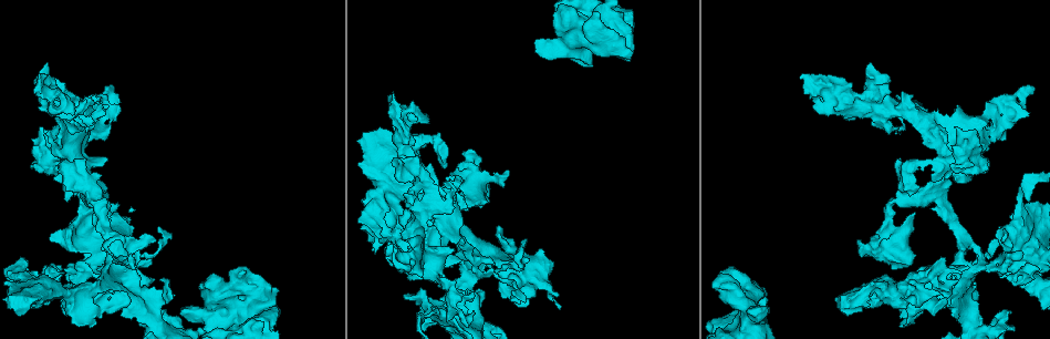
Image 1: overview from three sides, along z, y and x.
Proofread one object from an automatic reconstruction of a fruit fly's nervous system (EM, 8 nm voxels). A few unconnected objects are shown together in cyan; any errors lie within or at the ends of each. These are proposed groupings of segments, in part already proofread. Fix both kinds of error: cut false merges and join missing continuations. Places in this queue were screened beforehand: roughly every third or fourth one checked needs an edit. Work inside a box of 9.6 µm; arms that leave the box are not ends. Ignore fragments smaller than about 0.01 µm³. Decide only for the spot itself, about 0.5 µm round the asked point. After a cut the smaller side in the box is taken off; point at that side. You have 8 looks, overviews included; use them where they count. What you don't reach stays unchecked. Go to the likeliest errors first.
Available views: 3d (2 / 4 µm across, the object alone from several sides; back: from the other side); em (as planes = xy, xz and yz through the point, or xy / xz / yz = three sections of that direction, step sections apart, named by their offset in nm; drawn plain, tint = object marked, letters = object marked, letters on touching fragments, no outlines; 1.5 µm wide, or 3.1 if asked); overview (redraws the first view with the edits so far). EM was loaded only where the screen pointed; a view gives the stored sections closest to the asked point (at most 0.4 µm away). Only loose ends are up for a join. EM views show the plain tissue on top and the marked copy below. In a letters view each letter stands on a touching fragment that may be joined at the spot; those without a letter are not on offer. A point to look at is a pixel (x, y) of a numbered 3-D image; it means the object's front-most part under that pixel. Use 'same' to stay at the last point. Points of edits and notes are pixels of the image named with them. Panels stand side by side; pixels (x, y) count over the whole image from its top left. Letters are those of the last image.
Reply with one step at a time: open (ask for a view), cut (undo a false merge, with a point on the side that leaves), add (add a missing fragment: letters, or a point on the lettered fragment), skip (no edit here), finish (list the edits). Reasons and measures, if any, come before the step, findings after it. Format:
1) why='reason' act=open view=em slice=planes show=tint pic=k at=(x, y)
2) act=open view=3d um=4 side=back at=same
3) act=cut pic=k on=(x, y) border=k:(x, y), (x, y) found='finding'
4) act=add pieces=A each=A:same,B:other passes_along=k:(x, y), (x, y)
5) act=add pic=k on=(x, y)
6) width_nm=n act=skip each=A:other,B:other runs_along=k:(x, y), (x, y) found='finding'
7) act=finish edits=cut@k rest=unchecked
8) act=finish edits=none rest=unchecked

why='stops while still wide' act=open view=3d um=2 pic=1 at=(183, 309)

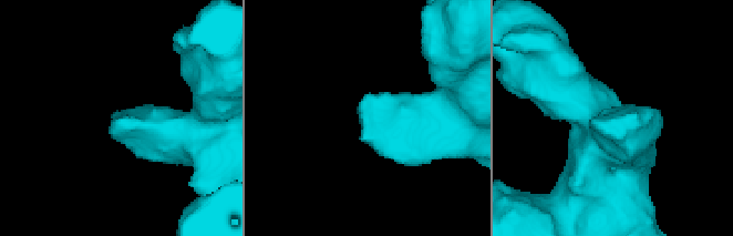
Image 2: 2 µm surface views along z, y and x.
act=open view=em slice=planes show=tint pic=2 at=(593, 123)

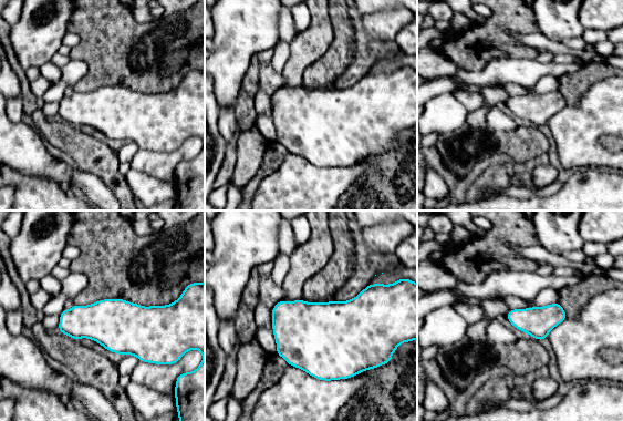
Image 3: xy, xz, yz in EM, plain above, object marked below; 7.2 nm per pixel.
why='see the neighbours' act=open view=em slice=planes show=letters at=same

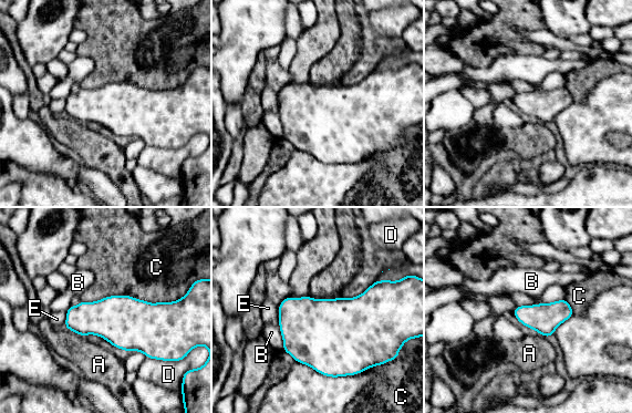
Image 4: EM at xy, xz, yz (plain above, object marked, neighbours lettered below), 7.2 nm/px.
act=skip each=A:other,B:other,C:other,D:other,E:other found='no lettered fragment goes on from it'

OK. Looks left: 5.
why='abrupt turn' act=open view=em slice=yz step=4 show=letters pic=1 at=(468, 273)

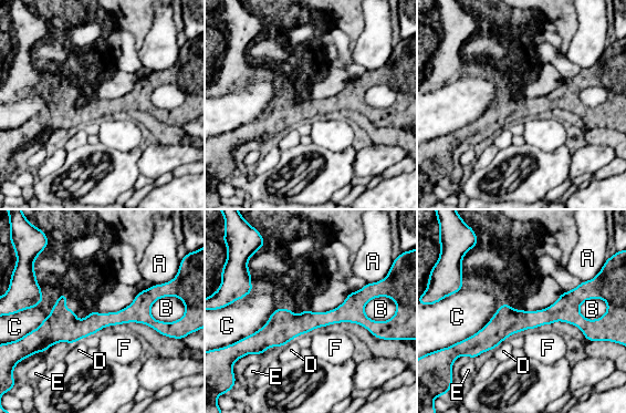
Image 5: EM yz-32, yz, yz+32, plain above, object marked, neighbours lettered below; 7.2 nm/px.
longest_contact=C:400nm act=skip each=A:other,B:other,C:other,D:other,E:other,F:other runs_along=5:(588, 322), (505, 321), (465, 343) found='one neuron here'

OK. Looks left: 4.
why='sharp bend' act=open view=3d um=4 pic=1 at=(1024, 189)

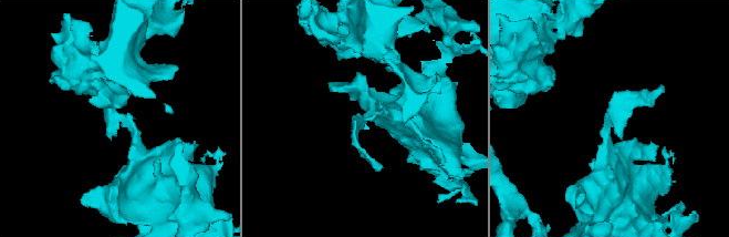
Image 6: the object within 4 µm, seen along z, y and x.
why='need the tissue' act=open view=em slice=planes show=tint pic=6 at=(117, 116)

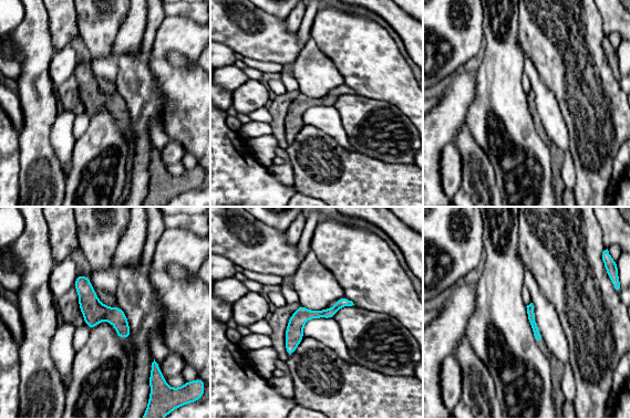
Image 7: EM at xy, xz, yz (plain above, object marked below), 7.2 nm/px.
why='what lies round it' act=open view=em slice=planes show=letters at=same

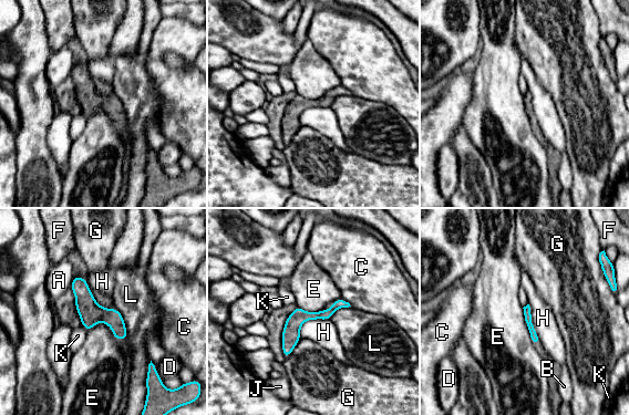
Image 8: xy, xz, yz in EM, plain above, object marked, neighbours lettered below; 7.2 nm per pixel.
act=skip each=A:other,B:other,C:other,D:other,E:other,F:other,G:other,H:other,J:other,K:other,L:other runs_along=8:(346, 304), (303, 315), (286, 352) found='continuous, no second neuron'

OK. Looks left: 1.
act=finish edits=none rest=unchecked

